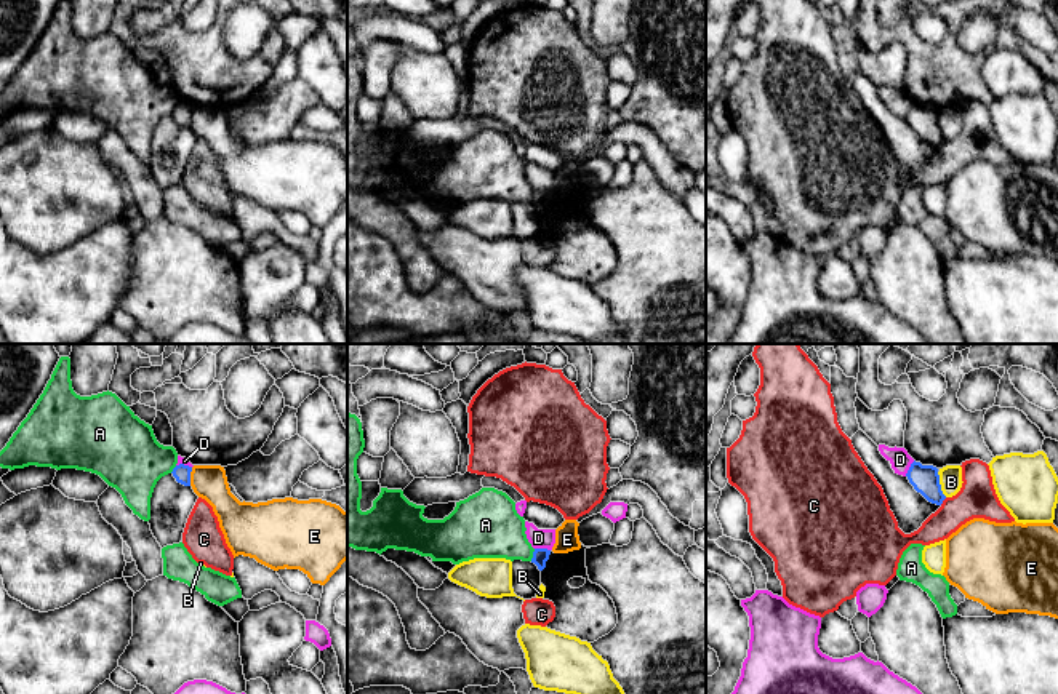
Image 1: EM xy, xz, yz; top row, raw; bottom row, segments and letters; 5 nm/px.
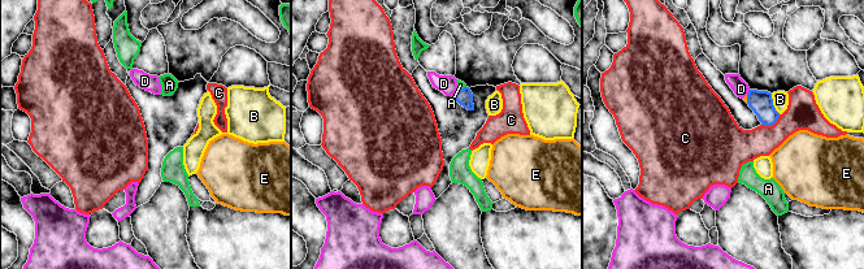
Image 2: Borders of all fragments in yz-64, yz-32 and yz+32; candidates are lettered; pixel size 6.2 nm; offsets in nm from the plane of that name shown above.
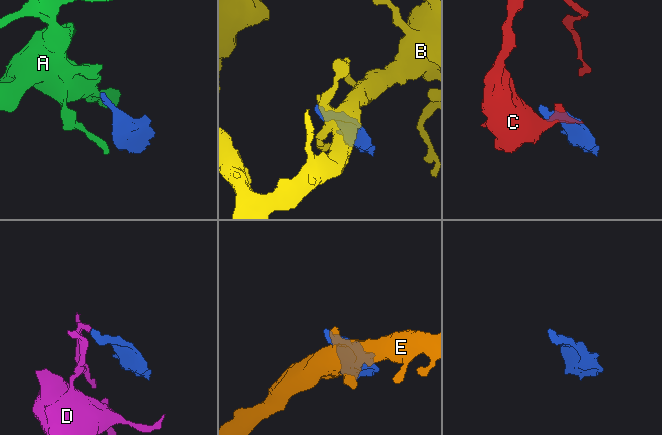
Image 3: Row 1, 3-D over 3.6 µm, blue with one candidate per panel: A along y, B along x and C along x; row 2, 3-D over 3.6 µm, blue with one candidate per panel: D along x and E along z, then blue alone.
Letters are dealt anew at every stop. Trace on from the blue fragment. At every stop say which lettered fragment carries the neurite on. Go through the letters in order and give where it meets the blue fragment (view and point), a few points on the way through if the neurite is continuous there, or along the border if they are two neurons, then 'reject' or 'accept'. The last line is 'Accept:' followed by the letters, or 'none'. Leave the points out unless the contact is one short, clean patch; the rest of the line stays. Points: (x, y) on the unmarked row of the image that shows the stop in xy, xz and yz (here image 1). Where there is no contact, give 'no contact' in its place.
A: xz (533, 197) | along xz (535, 191), (530, 202) | reject
B: yz (940, 127) | reject
C: yz (943, 141) | reject
D: xz (543, 191) | along xz (535, 189), (549, 192) | reject
E: xy (189, 119) | reject
Accept: none

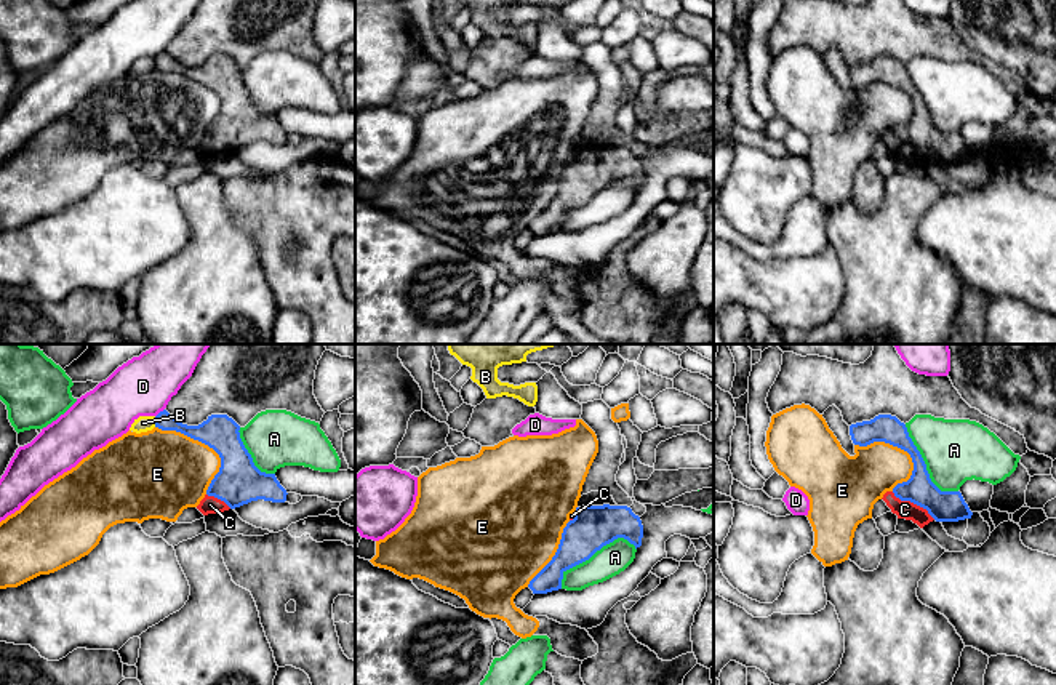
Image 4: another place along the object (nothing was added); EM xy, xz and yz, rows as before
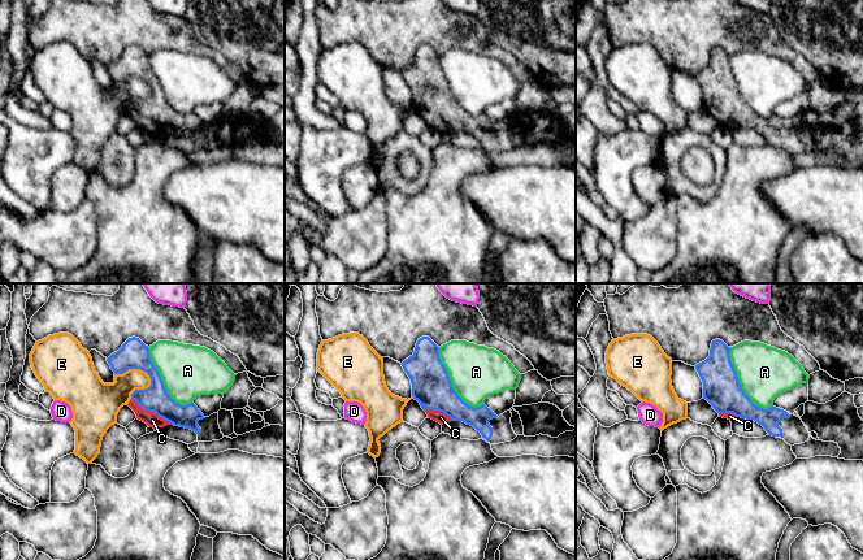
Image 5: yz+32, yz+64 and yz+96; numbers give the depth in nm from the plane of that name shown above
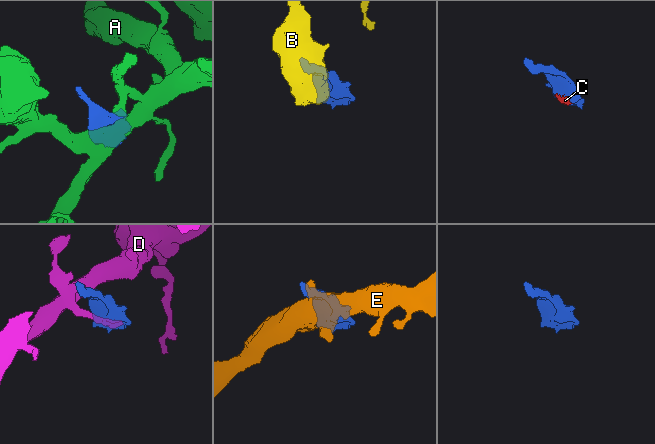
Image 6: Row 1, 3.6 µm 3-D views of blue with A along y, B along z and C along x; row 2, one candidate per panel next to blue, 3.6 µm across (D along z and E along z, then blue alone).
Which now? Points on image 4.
A: xz (592, 196) | reject
B: xy (156, 63) | reject
C: yz (914, 144) | across yz (944, 148), (914, 144), (904, 151) | accept
D: xy (159, 55) | reject
E: xy (207, 85) | reject
Accept: C

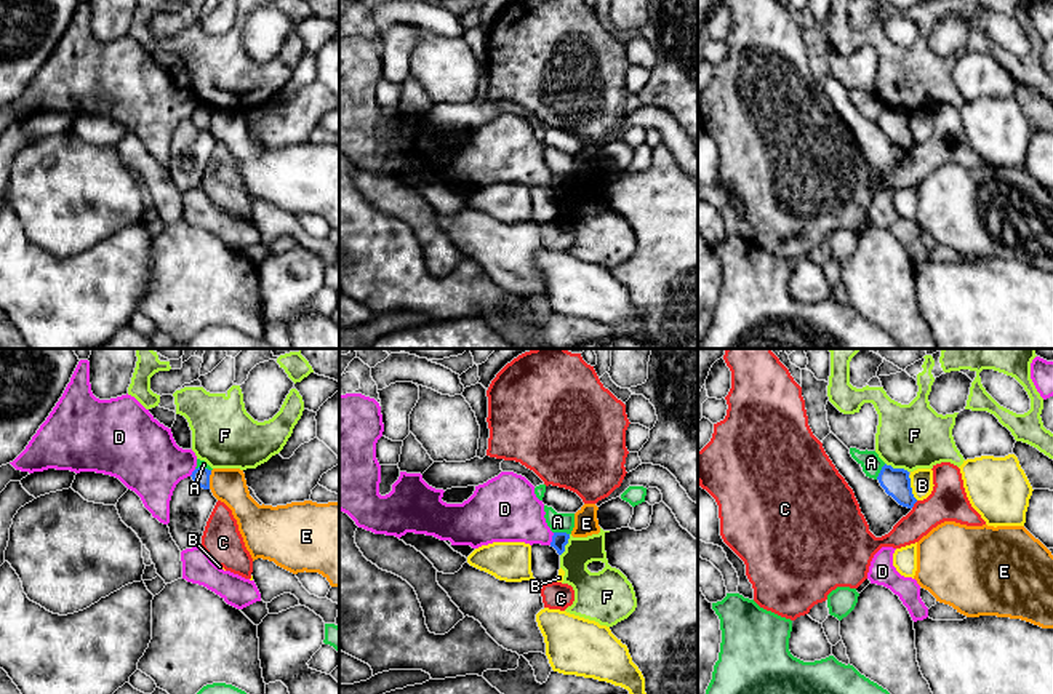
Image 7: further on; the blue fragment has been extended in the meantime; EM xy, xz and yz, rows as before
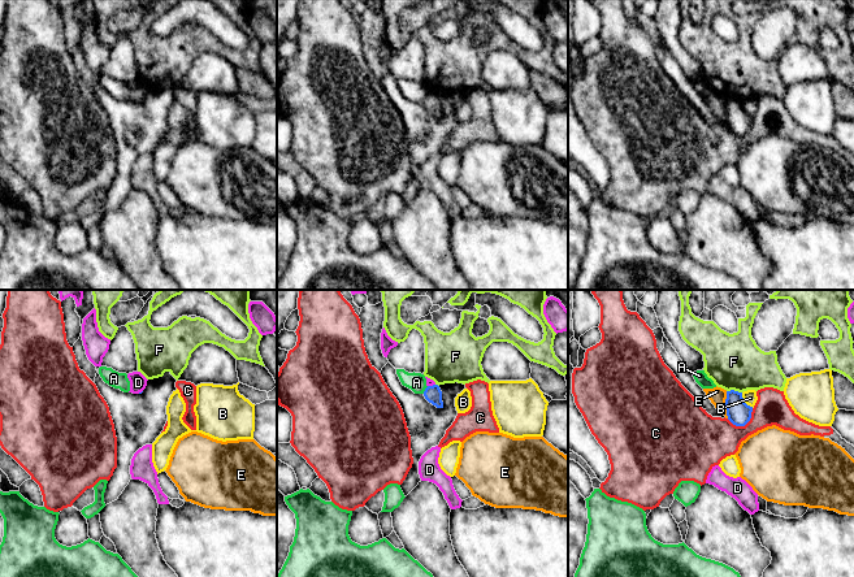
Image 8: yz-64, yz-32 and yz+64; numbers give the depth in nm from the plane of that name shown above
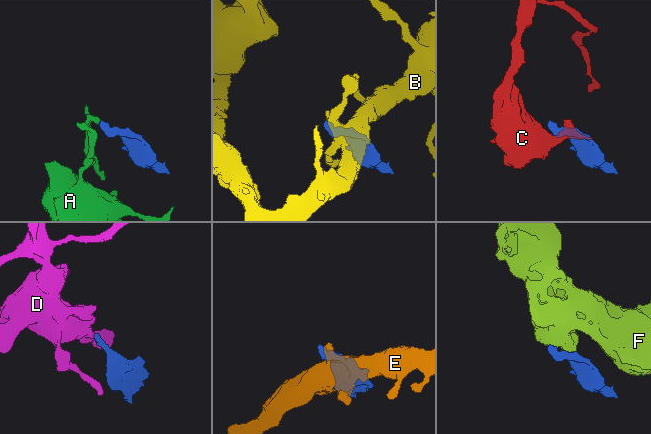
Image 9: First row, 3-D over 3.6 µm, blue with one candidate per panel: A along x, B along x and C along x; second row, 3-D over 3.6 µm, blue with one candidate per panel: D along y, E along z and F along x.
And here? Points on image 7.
A: xz (562, 175) | along xz (554, 173), (568, 176) | reject
B: yz (911, 130) | reject
C: yz (914, 144) | reject
D: xz (552, 181) | along xz (554, 175), (549, 186) | reject
E: xy (208, 122) | reject
F: yz (896, 111) | reject
Accept: none

